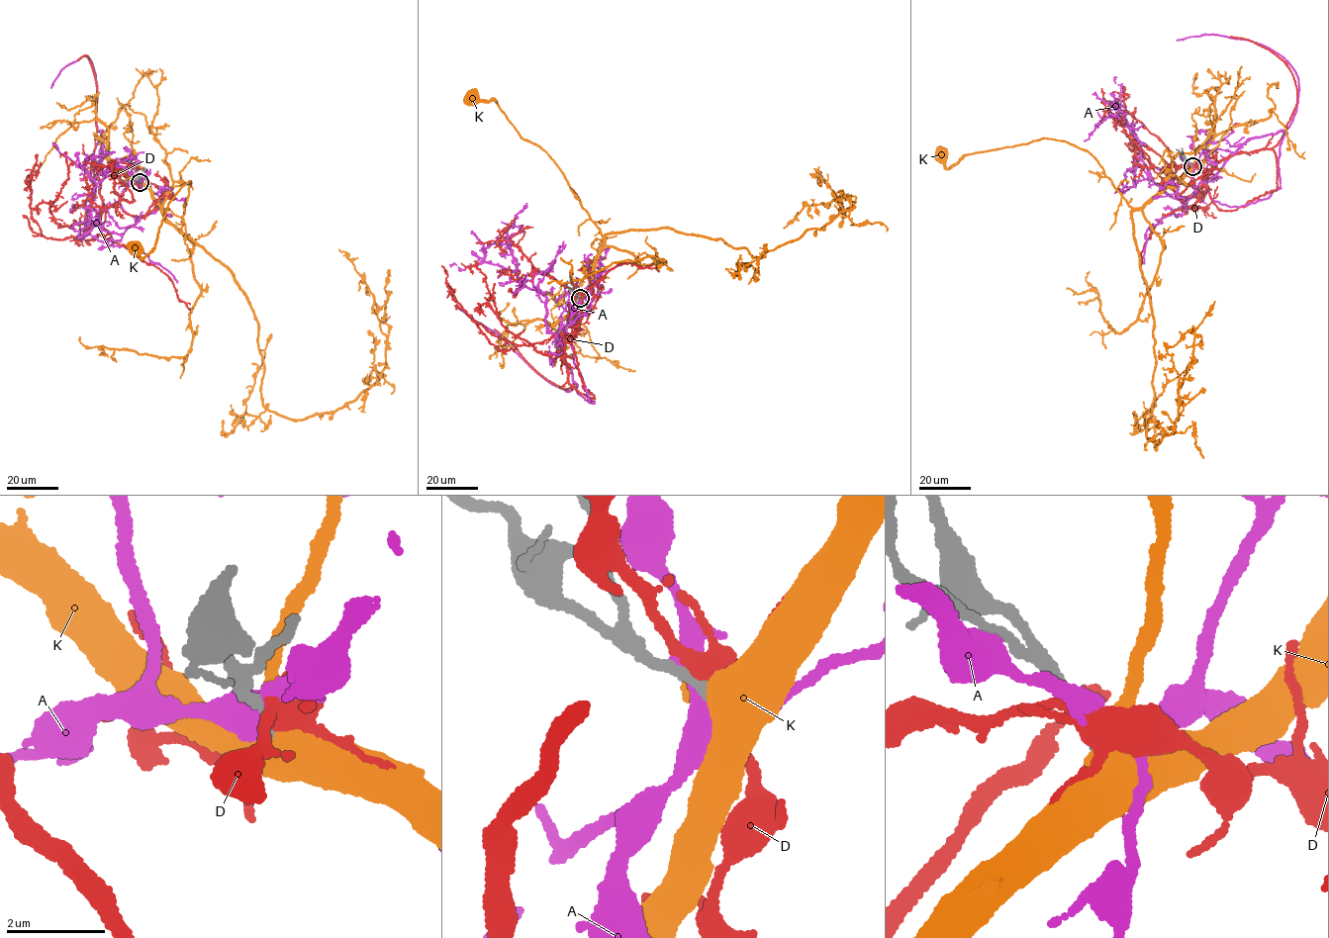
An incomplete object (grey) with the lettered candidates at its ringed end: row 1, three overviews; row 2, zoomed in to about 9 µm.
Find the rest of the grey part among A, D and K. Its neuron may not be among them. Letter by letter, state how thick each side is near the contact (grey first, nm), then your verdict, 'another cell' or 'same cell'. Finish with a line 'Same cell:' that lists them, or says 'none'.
A: 300/360 nm | another cell
D: 280/340 nm | another cell
K: 240/500 nm | another cell
Same cell: none

